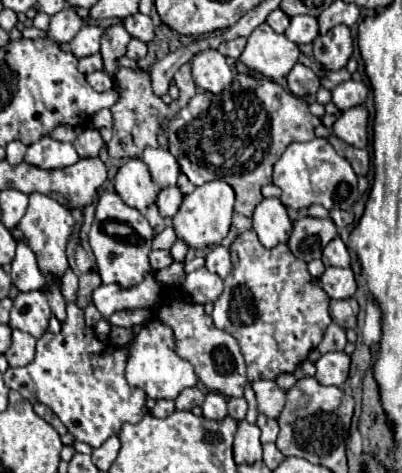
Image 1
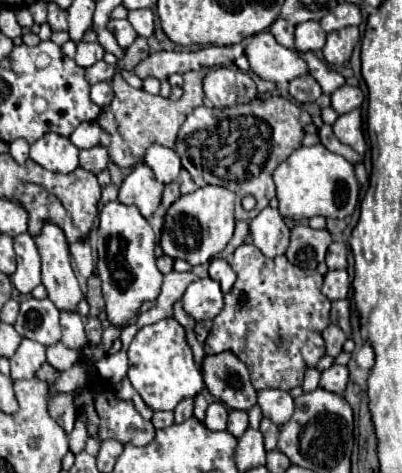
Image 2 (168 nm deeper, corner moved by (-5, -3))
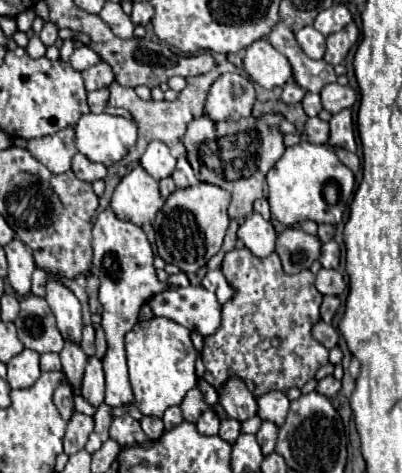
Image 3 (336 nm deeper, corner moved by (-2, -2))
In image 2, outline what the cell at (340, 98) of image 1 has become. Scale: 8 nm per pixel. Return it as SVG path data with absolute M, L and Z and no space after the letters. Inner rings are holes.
M343 85L343 87L339 87L337 91L333 91L333 95L331 95L331 107L333 107L339 115L343 115L343 113L349 113L349 111L361 107L363 99L365 99L365 97L363 97L363 93L361 93L359 87Z

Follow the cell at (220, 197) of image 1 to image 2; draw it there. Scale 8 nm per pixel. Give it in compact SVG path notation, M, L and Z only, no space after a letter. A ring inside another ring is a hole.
M205 185L189 195L181 195L167 209L165 215L165 225L161 233L163 253L171 259L183 259L193 267L215 259L233 237L233 227L235 227L233 205L235 205L235 195L225 187L215 187L215 185Z

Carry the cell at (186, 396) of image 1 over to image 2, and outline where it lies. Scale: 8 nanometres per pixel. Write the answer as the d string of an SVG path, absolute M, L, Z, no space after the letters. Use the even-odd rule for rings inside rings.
M183 399L177 407L175 407L175 423L183 423L185 419L193 417L193 399Z

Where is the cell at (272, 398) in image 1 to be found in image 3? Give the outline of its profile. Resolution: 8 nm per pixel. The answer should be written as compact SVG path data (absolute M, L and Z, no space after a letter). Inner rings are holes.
M272 390L268 394L264 394L262 398L258 398L258 416L262 420L270 420L276 426L282 426L286 420L290 408L290 400L286 398L284 392Z

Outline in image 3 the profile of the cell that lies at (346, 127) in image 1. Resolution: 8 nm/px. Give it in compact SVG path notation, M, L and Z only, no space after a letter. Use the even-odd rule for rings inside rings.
M350 108L338 112L330 120L330 140L332 146L342 146L350 152L356 152L356 138L354 138L354 124L352 124L352 112Z

